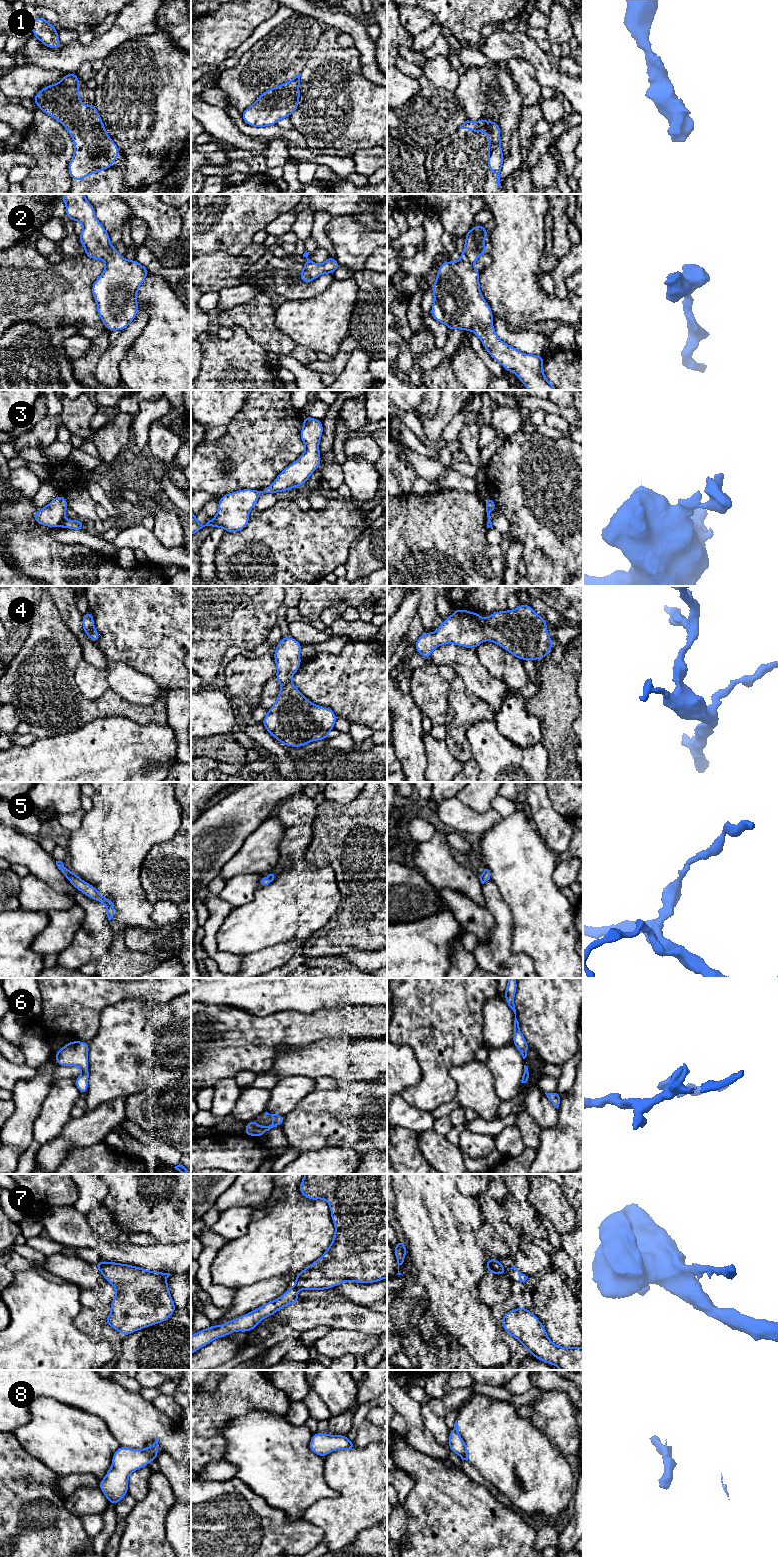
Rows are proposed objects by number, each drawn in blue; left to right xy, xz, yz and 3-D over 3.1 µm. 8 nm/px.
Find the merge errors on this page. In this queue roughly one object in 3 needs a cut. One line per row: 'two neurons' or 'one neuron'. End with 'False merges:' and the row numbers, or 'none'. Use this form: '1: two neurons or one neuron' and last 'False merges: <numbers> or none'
1: one neuron
2: one neuron
3: two neurons
4: one neuron
5: one neuron
6: one neuron
7: two neurons
8: two neurons
False merges: 3, 7, 8

